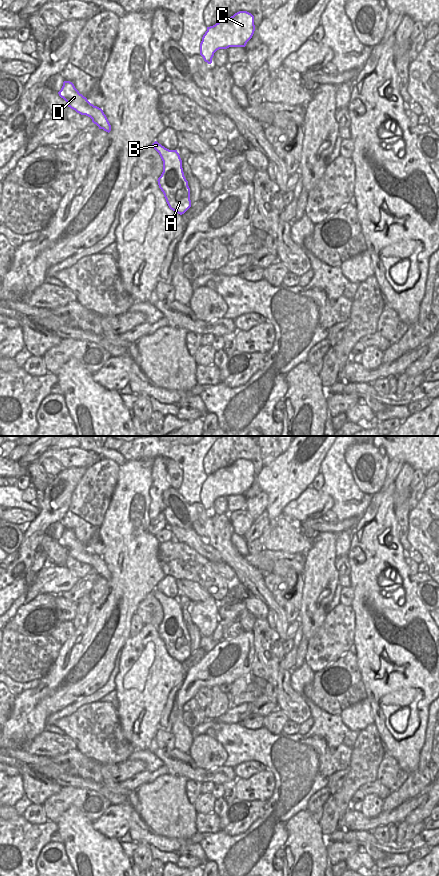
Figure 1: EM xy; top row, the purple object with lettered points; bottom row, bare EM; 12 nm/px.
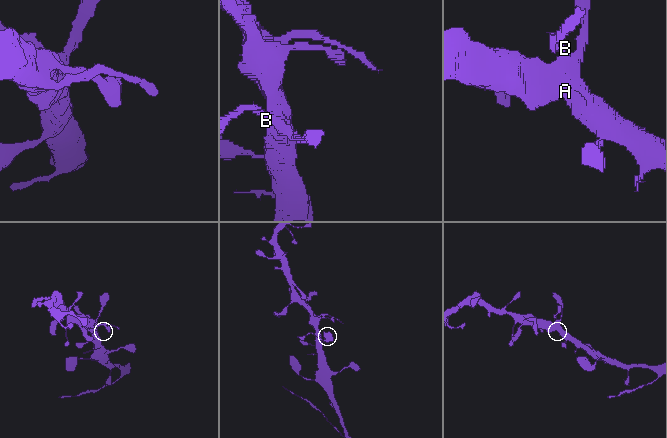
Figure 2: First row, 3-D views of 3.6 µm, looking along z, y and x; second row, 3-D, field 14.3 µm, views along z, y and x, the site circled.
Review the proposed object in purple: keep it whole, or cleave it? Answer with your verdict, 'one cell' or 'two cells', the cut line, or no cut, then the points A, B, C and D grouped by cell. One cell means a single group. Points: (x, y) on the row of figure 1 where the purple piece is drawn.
one cell; no cut; A B C D

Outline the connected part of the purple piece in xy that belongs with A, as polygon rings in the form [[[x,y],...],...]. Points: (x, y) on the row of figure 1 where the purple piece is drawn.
[[[155,141],[153,148],[163,161],[163,172],[158,185],[164,194],[169,208],[184,214],[191,207],[190,188],[182,168],[182,160],[177,150],[169,150]]]

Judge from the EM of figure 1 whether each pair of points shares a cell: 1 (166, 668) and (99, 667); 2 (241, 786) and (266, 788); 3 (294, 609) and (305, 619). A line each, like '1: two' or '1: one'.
1: two
2: one
3: two

